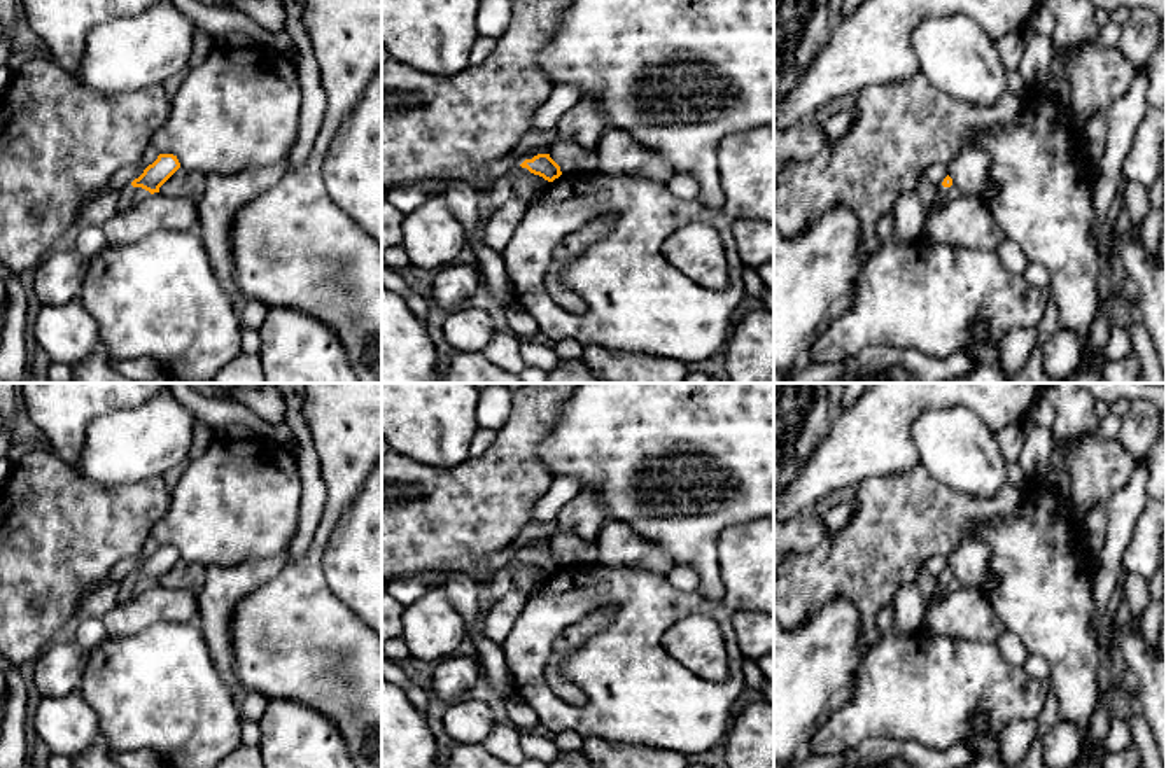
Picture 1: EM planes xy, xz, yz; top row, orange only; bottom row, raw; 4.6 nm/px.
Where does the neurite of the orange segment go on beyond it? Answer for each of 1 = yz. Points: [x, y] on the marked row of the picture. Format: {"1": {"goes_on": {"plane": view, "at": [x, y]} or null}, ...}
{"1": {"goes_on": null}}

